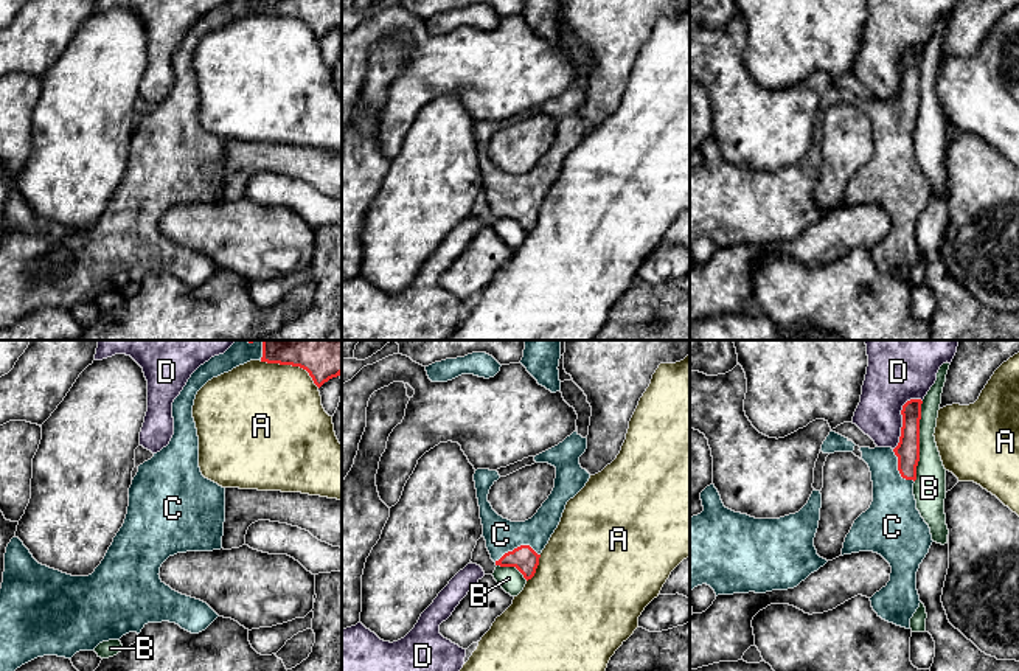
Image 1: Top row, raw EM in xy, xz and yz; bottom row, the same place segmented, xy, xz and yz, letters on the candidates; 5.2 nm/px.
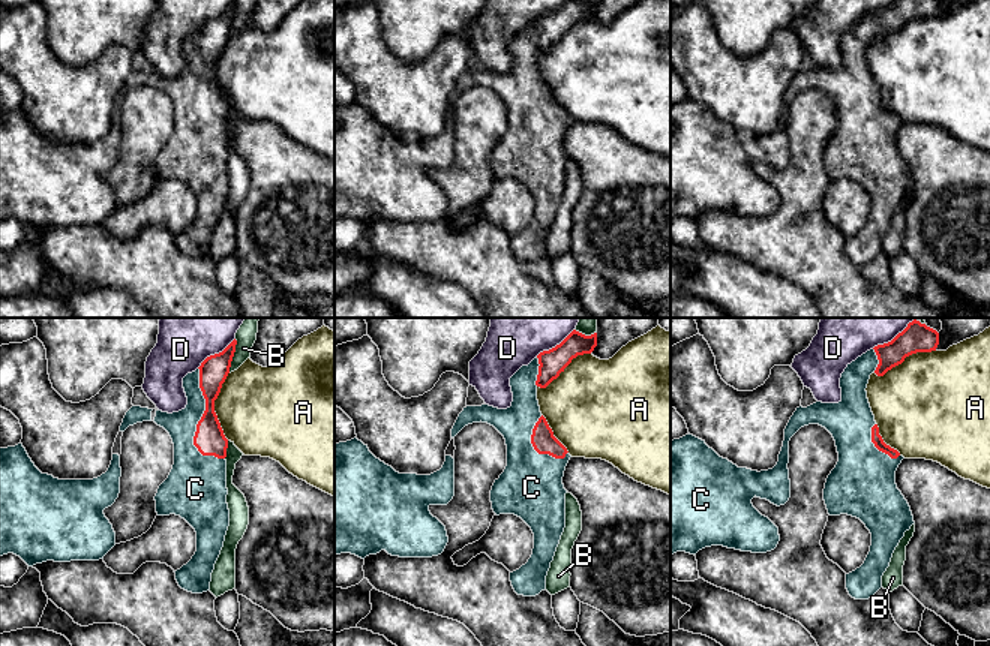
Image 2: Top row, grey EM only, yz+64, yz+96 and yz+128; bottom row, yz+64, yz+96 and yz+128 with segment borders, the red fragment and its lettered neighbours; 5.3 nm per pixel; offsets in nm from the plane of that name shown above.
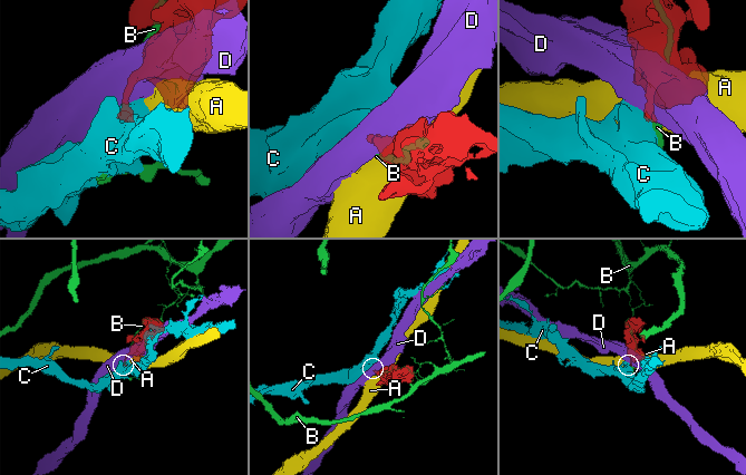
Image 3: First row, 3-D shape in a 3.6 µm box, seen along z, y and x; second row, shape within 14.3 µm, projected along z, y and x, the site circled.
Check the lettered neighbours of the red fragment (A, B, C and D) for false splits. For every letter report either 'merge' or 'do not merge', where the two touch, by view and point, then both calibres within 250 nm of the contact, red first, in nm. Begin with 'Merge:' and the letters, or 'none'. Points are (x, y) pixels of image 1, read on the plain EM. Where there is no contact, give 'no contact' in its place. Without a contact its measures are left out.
Merge: C
A: do not merge; meets red in xy at (291, 16); 170 nm thick on the red side, 460 nm on the other
B: do not merge; meets red in yz at (918, 93); 130 nm thick on the red side, 170 nm on the other
C: merge; meets red in xz at (518, 199); 140 nm thick on the red side, 170 nm on the other
D: do not merge; meets red in yz at (903, 72); 130 nm thick on the red side, 280 nm on the other

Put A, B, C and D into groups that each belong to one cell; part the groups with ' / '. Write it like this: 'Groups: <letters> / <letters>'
Groups: A / B / C / D

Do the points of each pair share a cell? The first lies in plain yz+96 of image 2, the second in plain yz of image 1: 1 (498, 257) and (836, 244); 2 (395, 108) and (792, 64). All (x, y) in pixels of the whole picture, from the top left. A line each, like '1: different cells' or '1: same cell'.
1: different cells
2: different cells

